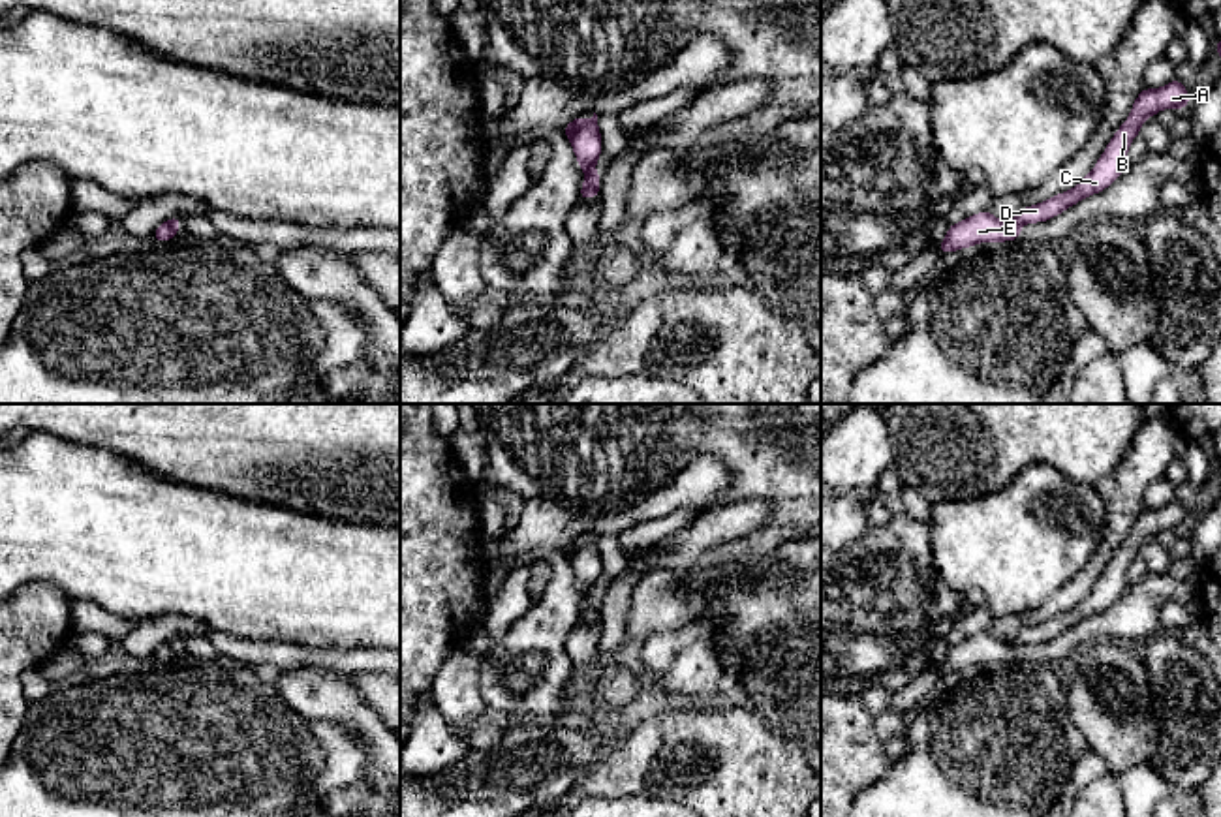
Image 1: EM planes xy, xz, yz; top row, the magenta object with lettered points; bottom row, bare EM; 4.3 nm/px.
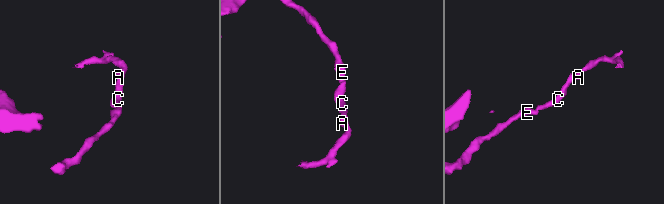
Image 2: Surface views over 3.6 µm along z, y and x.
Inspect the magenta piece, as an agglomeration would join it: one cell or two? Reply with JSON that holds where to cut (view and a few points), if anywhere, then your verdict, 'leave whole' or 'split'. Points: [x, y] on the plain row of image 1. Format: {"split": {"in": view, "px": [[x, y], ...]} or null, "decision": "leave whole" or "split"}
{"split": {"in": "xz", "px": [[592, 592], [585, 601]]}, "decision": "split"}

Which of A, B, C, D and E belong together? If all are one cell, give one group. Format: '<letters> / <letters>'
A B C D / E

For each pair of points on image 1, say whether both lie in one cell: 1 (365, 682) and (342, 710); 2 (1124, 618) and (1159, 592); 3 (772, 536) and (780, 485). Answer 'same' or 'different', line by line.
1: different
2: same
3: different

